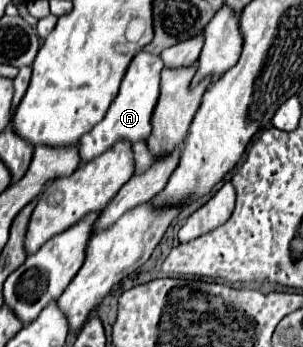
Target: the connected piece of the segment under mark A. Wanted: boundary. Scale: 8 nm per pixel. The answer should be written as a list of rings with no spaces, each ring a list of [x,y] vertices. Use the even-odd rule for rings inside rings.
[[[141,51],[135,55],[133,63],[129,65],[123,81],[121,81],[121,89],[119,95],[115,97],[115,101],[111,103],[107,115],[89,131],[81,137],[81,145],[79,145],[79,153],[83,163],[87,163],[89,159],[101,155],[103,151],[107,151],[113,143],[121,141],[121,139],[129,139],[131,143],[147,139],[151,133],[151,115],[153,109],[157,105],[159,99],[159,73],[163,69],[163,61],[157,55],[151,55],[147,51]]]

